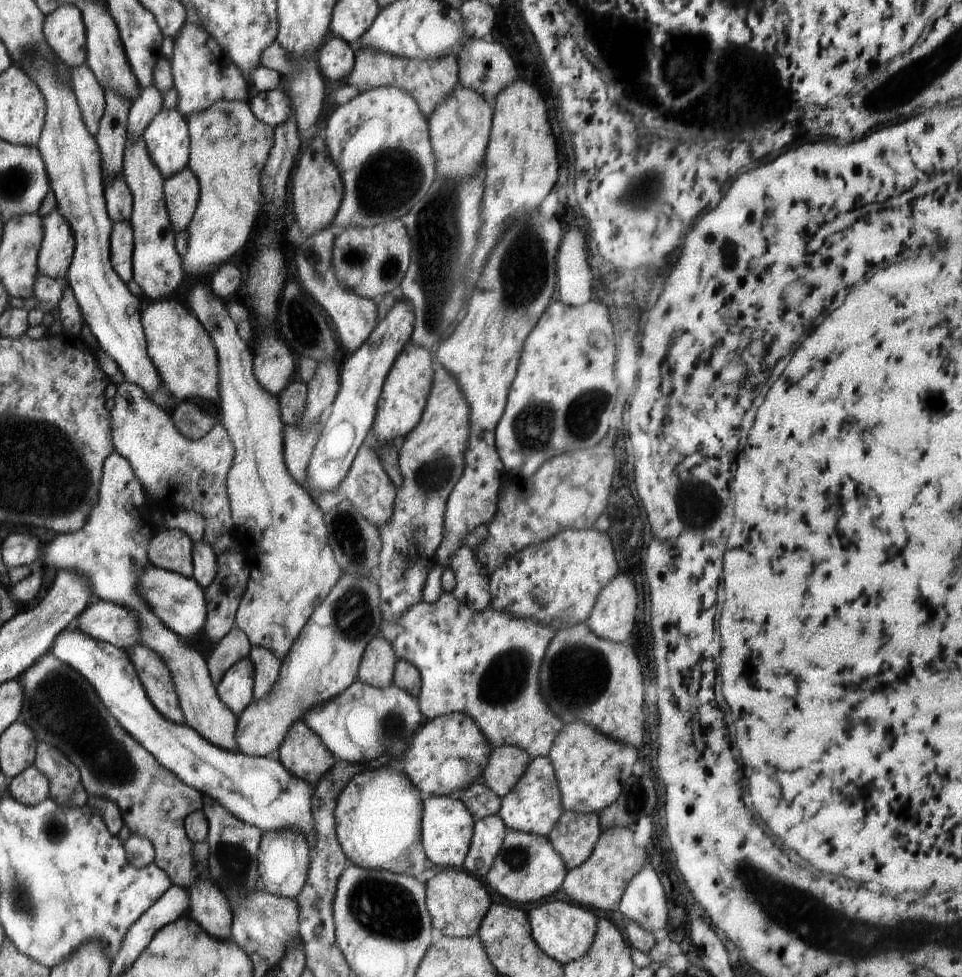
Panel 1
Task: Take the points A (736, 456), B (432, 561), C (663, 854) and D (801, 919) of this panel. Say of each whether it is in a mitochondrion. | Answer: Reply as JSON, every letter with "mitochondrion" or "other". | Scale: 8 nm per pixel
{"A":"other","B":"other","C":"other","D":"mitochondrion"}

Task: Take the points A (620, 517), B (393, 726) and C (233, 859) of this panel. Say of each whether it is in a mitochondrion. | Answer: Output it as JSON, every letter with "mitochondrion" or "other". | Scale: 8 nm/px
{"A":"other","B":"mitochondrion","C":"mitochondrion"}

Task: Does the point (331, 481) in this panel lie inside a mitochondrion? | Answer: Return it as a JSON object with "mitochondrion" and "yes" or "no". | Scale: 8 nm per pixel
{"mitochondrion":"no"}

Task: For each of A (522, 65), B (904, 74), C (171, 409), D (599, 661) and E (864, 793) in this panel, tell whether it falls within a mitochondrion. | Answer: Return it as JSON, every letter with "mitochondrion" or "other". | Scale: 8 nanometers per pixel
{"A":"other","B":"mitochondrion","C":"other","D":"mitochondrion","E":"other"}

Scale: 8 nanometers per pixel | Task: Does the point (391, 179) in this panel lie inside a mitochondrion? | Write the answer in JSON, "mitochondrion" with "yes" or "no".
{"mitochondrion":"yes"}

